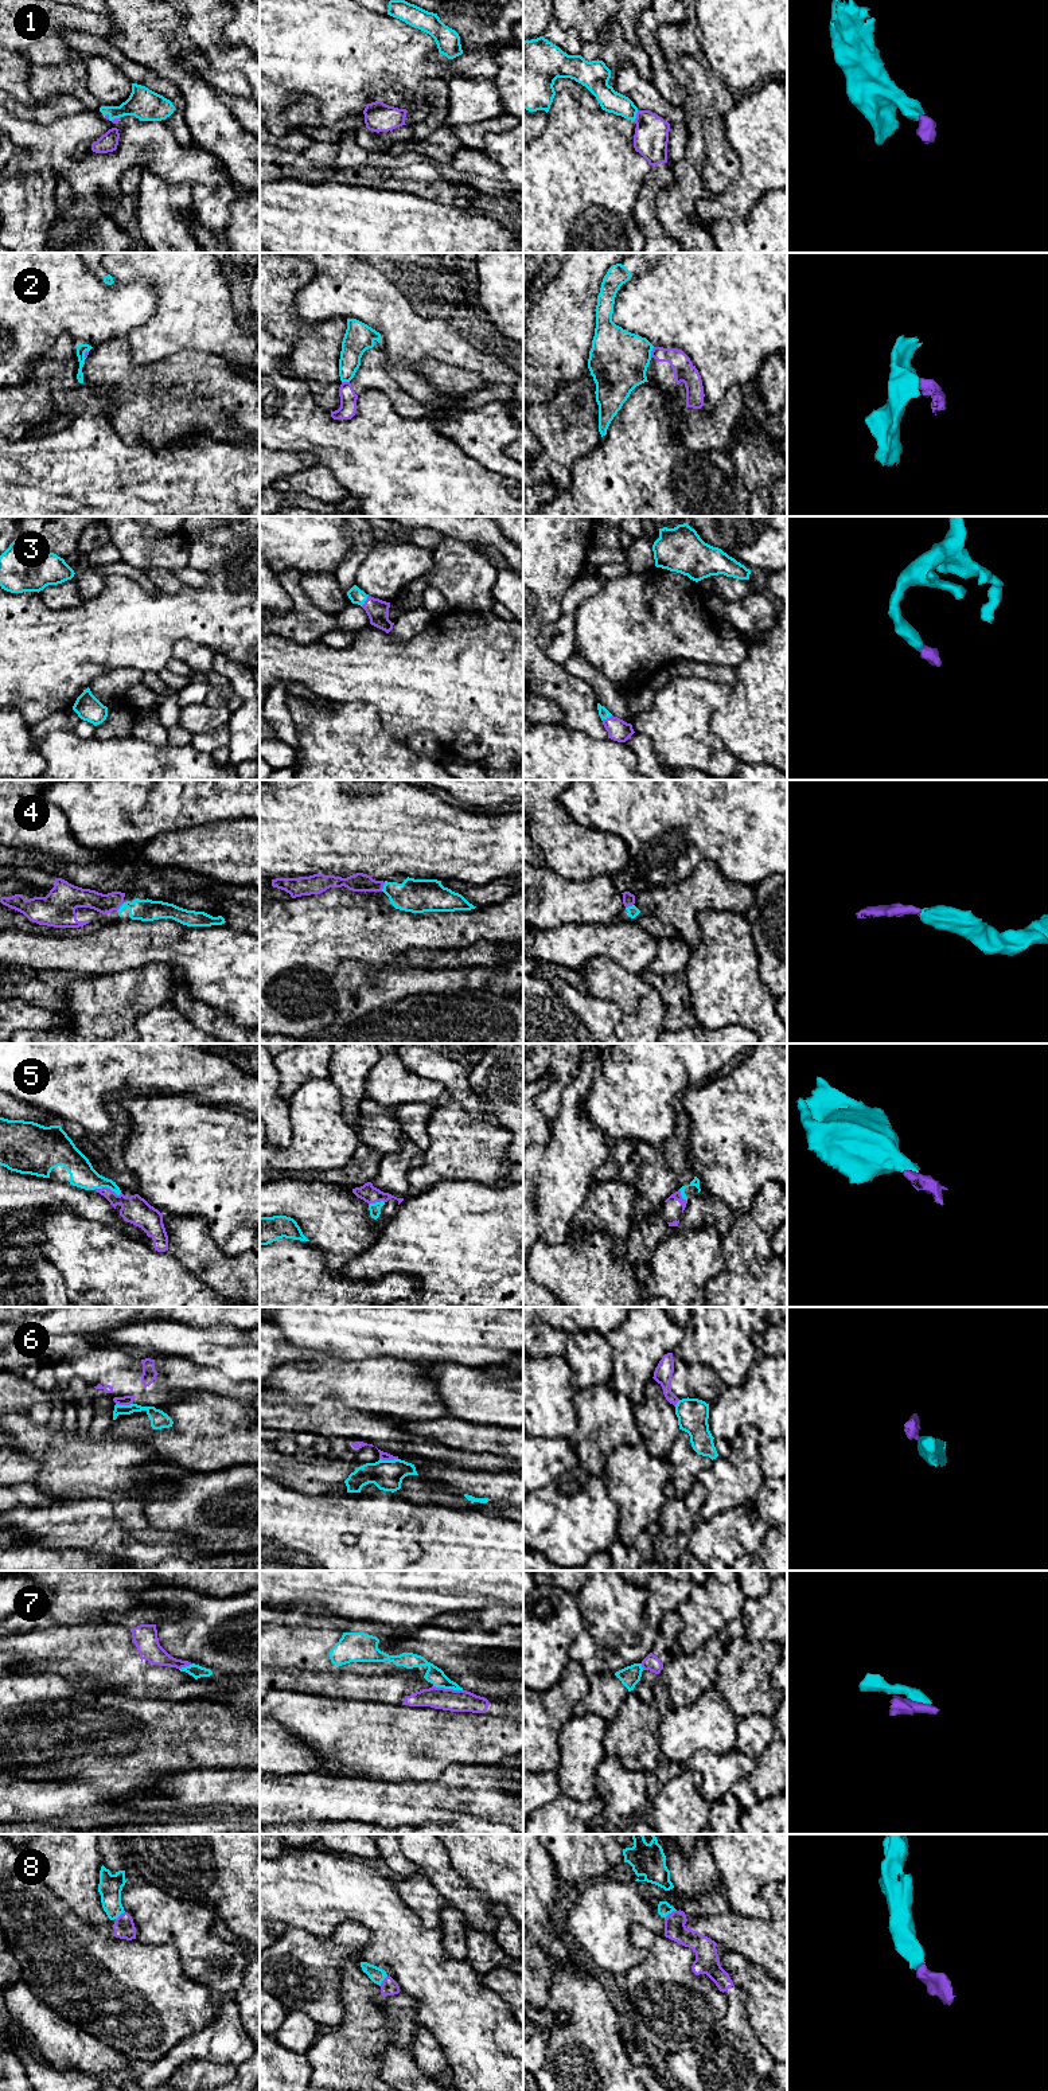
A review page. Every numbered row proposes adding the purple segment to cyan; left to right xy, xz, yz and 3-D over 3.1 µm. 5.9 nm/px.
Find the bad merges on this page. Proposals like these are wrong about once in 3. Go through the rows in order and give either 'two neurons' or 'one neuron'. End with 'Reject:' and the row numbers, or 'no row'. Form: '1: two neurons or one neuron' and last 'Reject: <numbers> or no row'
1: one neuron
2: two neurons
3: one neuron
4: one neuron
5: one neuron
6: two neurons
7: two neurons
8: one neuron
Reject: 2, 6, 7

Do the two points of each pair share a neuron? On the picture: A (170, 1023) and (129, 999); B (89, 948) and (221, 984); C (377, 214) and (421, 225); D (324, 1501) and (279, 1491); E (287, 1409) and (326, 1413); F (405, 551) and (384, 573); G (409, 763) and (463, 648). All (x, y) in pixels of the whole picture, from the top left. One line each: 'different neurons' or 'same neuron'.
A: different neurons
B: same neuron
C: same neuron
D: same neuron
E: same neuron
F: same neuron
G: different neurons

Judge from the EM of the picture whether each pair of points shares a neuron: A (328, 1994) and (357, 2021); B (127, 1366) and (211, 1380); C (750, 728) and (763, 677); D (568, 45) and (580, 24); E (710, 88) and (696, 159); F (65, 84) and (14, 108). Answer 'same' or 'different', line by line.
A: different
B: same
C: same
D: different
E: different
F: different

